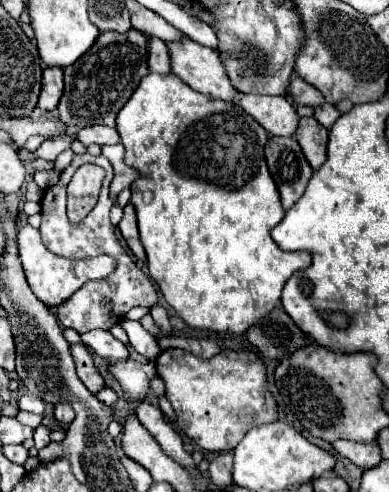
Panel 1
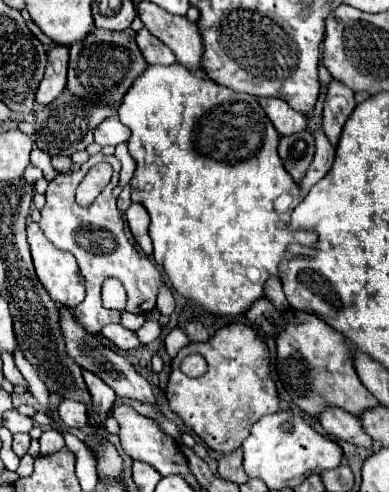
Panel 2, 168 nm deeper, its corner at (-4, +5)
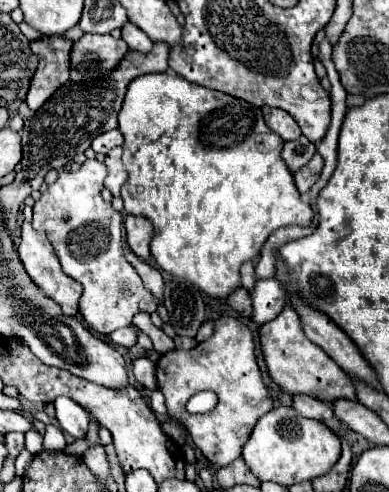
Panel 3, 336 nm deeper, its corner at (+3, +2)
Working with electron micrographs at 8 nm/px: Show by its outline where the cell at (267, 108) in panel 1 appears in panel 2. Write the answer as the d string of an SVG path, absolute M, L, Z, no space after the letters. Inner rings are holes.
M259 98L259 104L263 106L265 114L269 116L279 134L289 136L307 128L307 118L279 98Z

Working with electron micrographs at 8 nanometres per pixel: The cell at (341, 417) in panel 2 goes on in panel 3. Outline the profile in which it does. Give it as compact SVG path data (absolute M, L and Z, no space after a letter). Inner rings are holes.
M292 395L292 407L302 415L302 417L308 417L308 419L316 419L316 421L324 421L330 429L338 429L340 427L340 421L336 419L332 407L328 407L326 403L322 403L320 399L316 397L310 397L310 395Z

